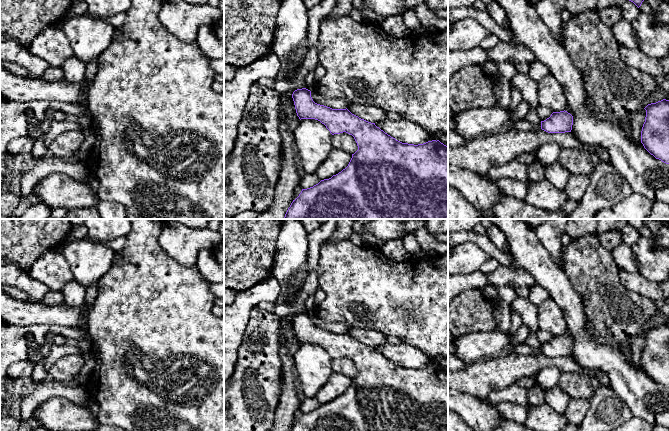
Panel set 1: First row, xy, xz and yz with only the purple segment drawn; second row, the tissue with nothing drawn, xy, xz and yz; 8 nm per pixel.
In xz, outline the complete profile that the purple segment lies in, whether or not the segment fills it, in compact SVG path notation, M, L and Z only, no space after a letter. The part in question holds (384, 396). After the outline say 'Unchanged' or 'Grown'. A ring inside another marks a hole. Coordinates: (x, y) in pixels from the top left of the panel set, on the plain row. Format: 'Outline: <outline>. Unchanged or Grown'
Outline: M306 312L295 314L292 318L292 322L294 325L297 340L300 344L318 344L326 350L326 352L332 359L340 358L343 356L352 359L357 367L358 374L354 378L352 378L352 382L345 393L343 393L338 398L333 399L329 403L321 404L313 411L302 413L301 417L295 424L293 424L290 431L448 431L448 371L441 367L439 364L432 364L418 369L402 367L385 357L383 354L377 351L375 347L368 346L352 338L347 332L332 333L330 331L315 327L311 321L311 315Z. Unchanged

